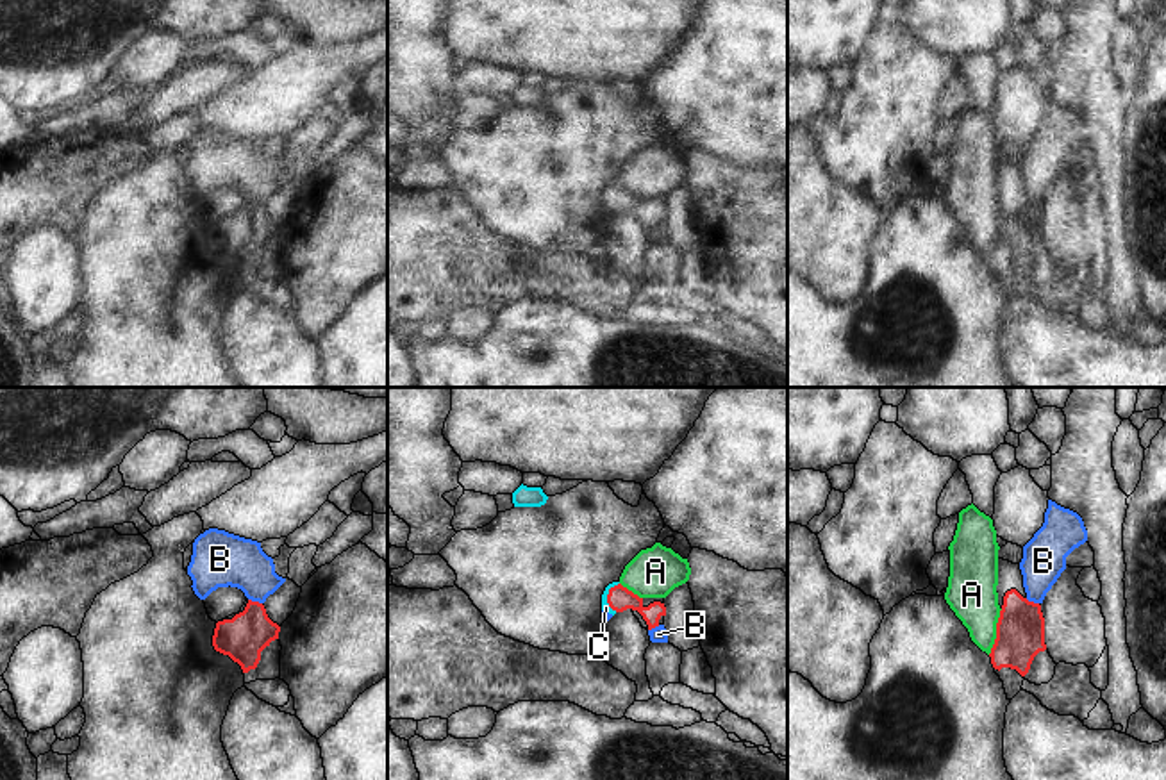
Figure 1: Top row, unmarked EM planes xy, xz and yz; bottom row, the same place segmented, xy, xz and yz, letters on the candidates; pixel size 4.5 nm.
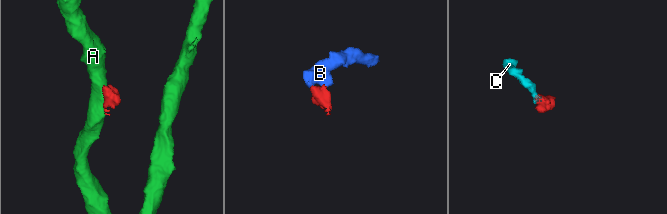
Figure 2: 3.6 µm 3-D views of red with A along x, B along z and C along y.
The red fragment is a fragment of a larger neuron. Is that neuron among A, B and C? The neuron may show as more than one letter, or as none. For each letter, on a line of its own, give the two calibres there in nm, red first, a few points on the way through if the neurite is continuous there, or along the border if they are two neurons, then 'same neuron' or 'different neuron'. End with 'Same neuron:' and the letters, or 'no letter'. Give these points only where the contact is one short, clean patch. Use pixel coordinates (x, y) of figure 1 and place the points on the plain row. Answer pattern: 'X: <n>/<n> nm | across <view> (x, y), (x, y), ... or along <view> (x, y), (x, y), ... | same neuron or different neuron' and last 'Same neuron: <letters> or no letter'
A: 220/220 nm | along yz (1002, 209), (997, 220), (997, 238), (988, 254) | different neuron
B: 200/260 nm | along xy (249, 199), (261, 204) | different neuron
C: 110/40 nm | across xz (620, 199), (607, 197), (606, 207) | same neuron
Same neuron: C

